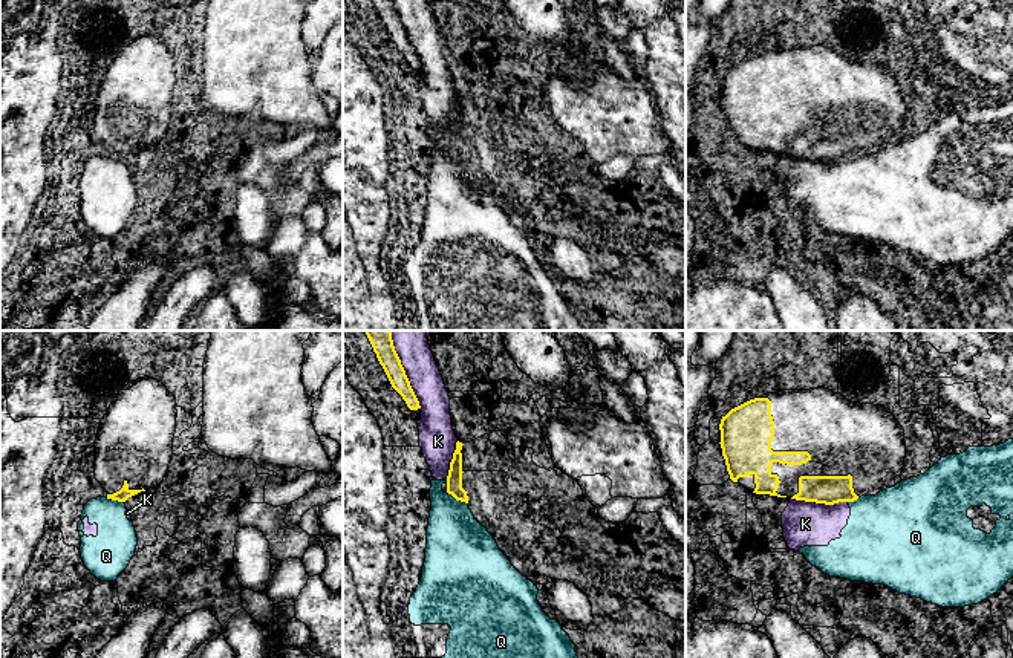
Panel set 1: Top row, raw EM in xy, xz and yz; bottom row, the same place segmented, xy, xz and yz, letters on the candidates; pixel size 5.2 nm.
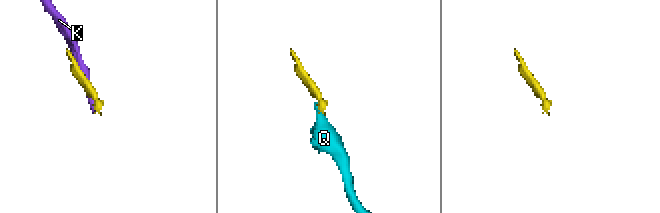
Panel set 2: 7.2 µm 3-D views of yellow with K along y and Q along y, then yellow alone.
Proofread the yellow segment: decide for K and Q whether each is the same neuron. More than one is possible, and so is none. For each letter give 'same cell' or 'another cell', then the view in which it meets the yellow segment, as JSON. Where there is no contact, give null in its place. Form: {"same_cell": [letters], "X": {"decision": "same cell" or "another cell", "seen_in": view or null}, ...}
{"same_cell": [], "K": {"decision": "another cell", "seen_in": "xz"}, "Q": {"decision": "another cell", "seen_in": "xz"}}

